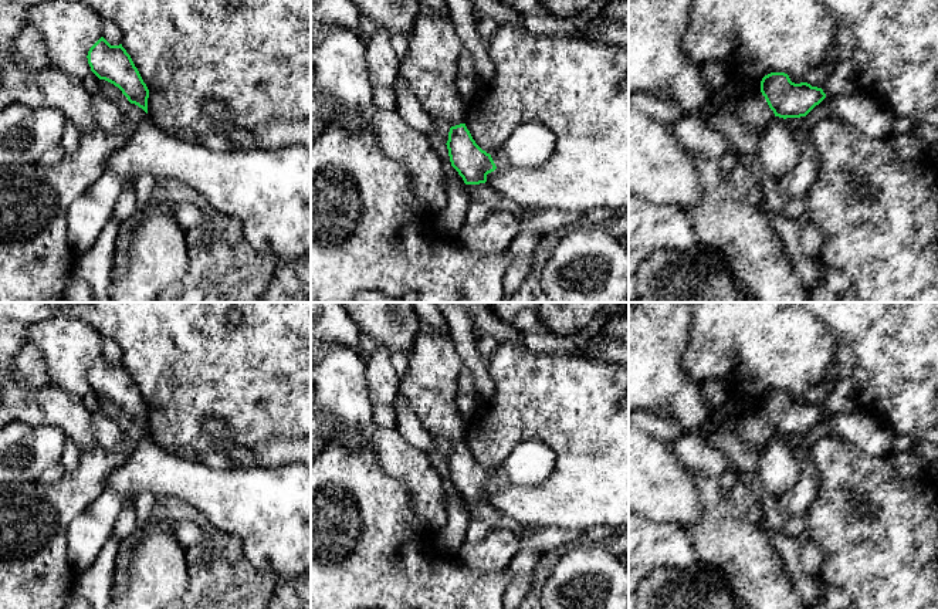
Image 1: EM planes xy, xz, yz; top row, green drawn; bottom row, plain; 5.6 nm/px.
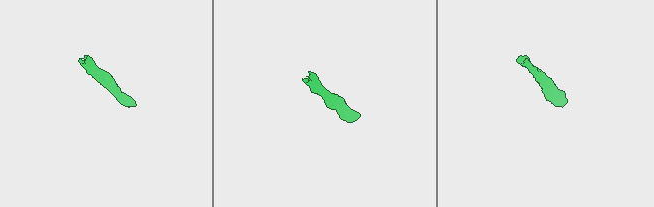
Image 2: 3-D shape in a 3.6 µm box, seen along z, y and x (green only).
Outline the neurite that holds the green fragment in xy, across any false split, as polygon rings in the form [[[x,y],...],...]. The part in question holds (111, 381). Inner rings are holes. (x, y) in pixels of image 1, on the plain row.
[[[101,355],[88,369],[91,389],[99,396],[118,405],[131,422],[148,432],[149,407],[143,400],[131,373],[119,363],[111,363]]]

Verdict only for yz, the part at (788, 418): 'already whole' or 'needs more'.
already whole

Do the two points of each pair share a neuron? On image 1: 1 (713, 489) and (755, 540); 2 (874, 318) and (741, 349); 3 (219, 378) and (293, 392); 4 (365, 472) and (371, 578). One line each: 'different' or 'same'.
1: same
2: different
3: same
4: same

